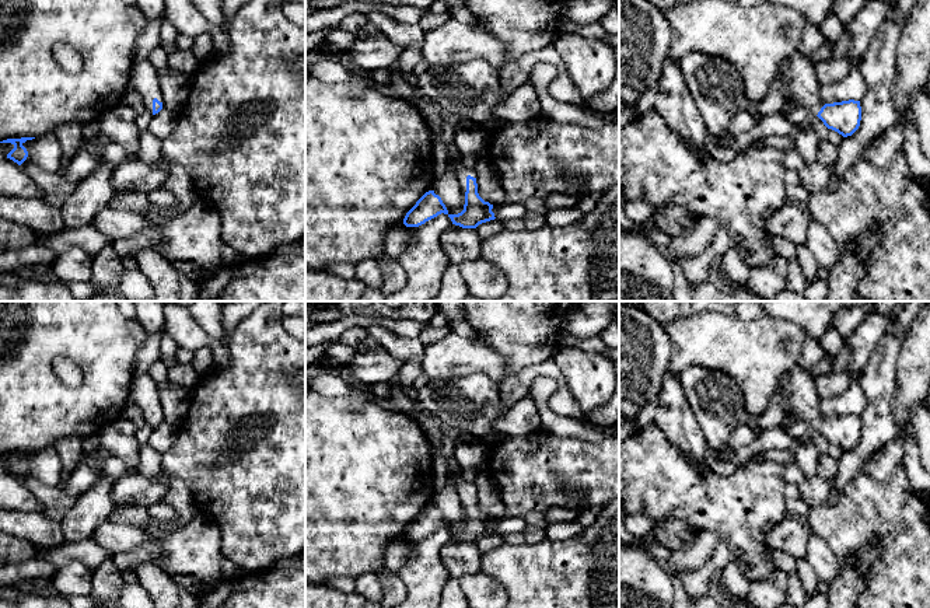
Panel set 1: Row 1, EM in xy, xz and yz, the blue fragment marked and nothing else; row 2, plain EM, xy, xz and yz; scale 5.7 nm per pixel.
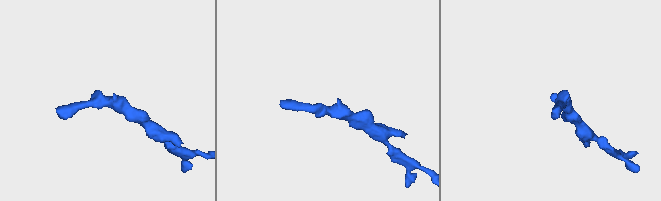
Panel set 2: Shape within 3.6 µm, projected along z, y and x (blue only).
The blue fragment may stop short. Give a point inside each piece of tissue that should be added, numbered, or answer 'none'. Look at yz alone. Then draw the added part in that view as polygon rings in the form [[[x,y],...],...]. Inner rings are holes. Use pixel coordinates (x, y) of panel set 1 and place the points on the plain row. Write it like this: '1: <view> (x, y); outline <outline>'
1: yz (800, 397); outline [[[800,366],[793,371],[779,375],[776,389],[784,392],[786,415],[794,413],[812,429],[818,429],[826,417],[819,409],[819,398],[815,391],[815,378]]]

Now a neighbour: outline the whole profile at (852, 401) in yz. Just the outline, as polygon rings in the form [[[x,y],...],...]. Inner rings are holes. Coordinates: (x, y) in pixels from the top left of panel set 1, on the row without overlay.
[[[853,381],[839,396],[819,401],[819,409],[826,417],[860,415],[866,408],[866,396],[859,381]]]

